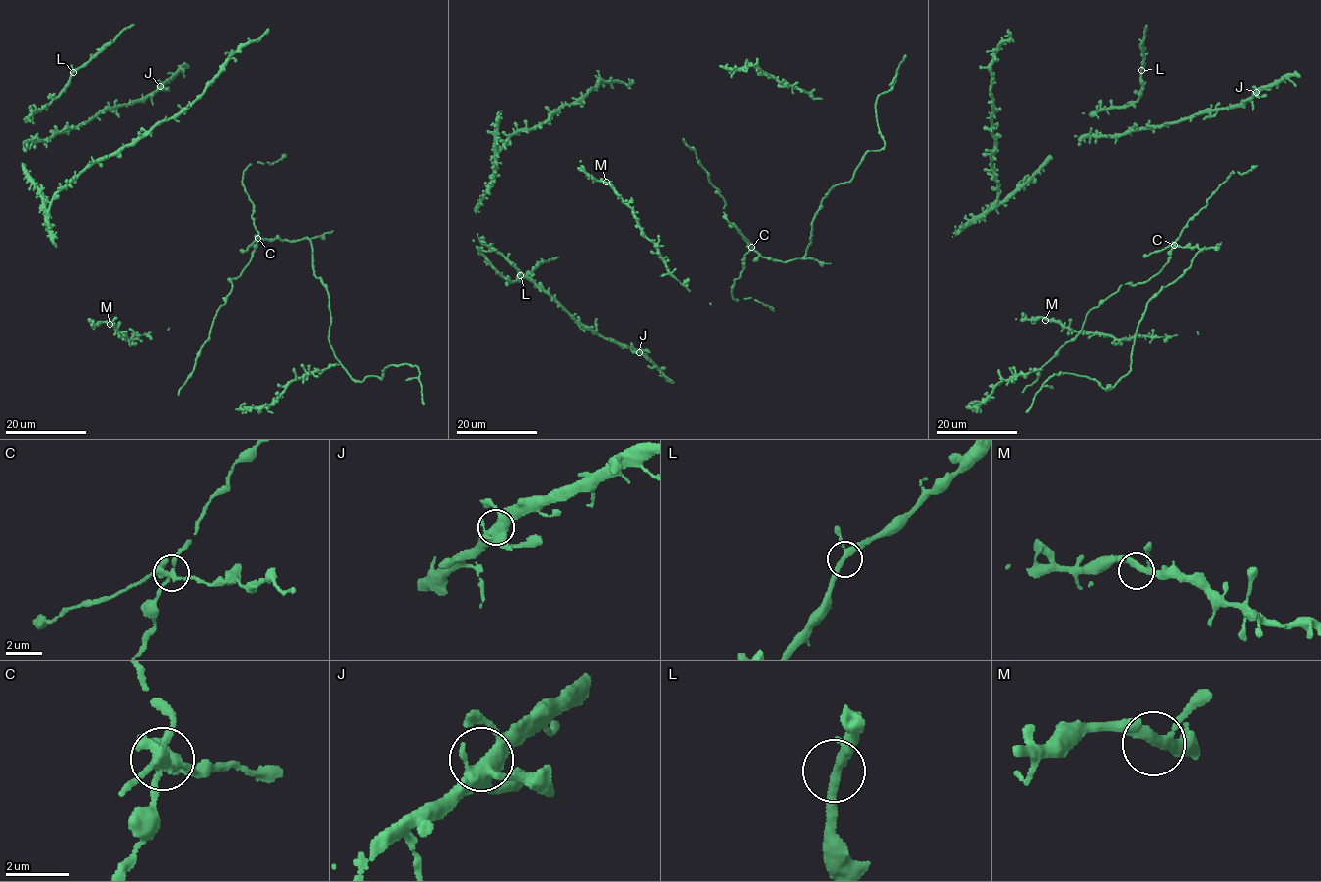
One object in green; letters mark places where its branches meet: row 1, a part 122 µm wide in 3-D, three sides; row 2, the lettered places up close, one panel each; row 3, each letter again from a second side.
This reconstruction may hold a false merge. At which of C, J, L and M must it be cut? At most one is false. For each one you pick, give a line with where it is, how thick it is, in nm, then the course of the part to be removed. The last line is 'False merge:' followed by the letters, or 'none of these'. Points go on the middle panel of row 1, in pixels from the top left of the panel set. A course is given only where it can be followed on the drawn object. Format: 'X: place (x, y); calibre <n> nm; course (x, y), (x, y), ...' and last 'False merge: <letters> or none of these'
C: place (751, 247); calibre 260 nm; course (751, 247), (783, 262), (806, 254), (831, 187), (884, 146), (875, 103), (905, 56)
False merge: C

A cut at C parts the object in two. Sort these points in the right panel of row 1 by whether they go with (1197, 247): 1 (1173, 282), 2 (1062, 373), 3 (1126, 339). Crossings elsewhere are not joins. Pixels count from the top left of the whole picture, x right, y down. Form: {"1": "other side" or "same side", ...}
{"1": "same side", "2": "same side", "3": "other side"}

